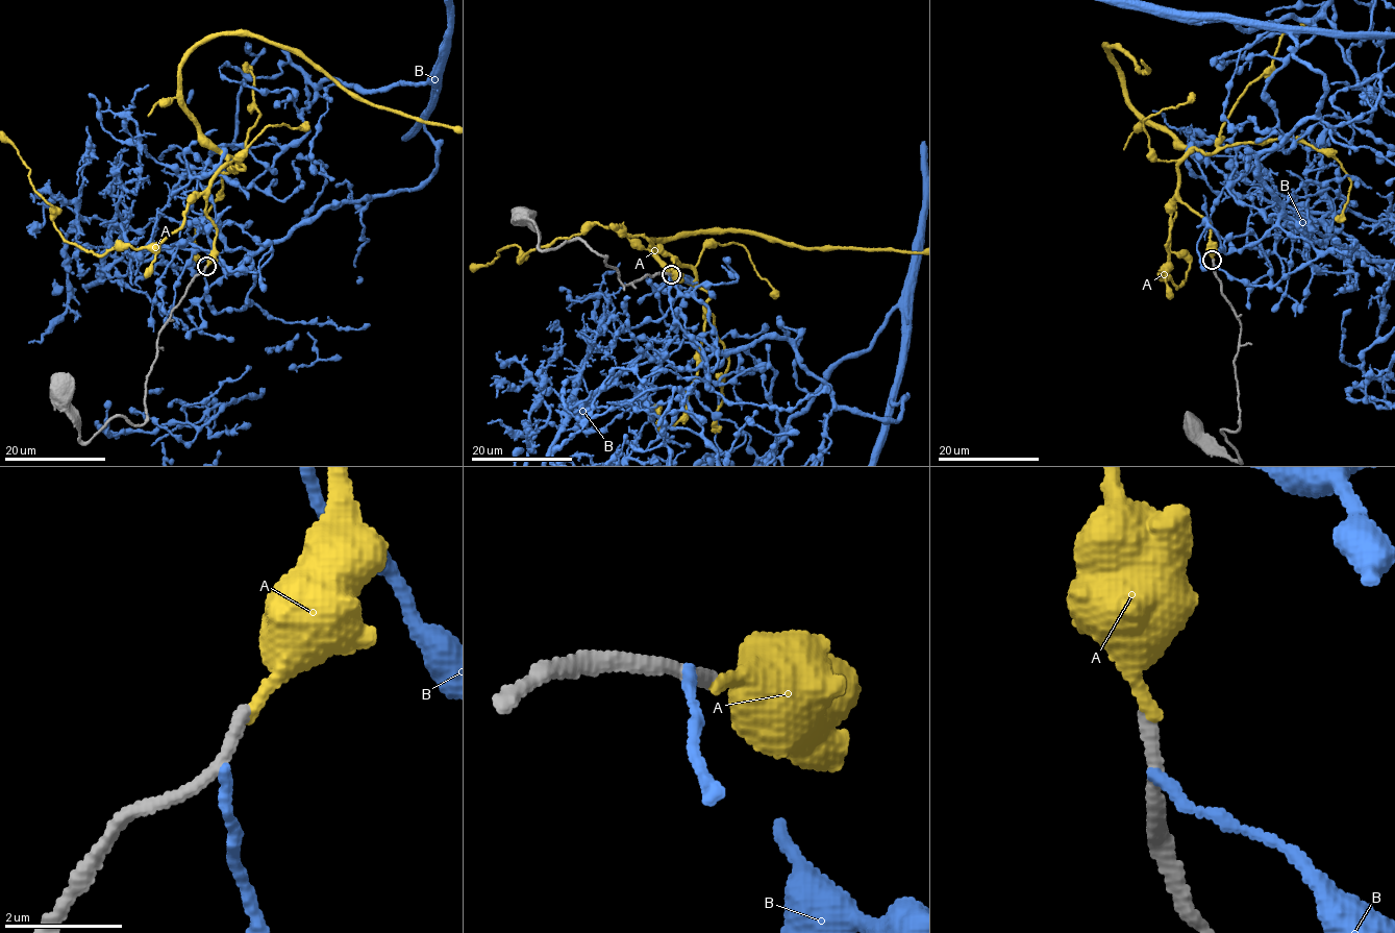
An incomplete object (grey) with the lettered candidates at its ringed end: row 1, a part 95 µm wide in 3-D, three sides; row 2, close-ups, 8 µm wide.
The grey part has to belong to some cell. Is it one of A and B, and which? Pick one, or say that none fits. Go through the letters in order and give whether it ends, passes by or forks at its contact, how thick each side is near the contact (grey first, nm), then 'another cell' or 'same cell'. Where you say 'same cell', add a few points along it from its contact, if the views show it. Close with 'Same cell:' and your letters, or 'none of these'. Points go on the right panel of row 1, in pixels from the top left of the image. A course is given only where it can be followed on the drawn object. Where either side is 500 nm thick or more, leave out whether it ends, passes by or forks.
A: it ends there; 260 nm thick on the grey side, 200 nm on the other; another cell
B: it ends there; 320 nm thick on the grey side, 180 nm on the other; another cell
Same cell: none of these

